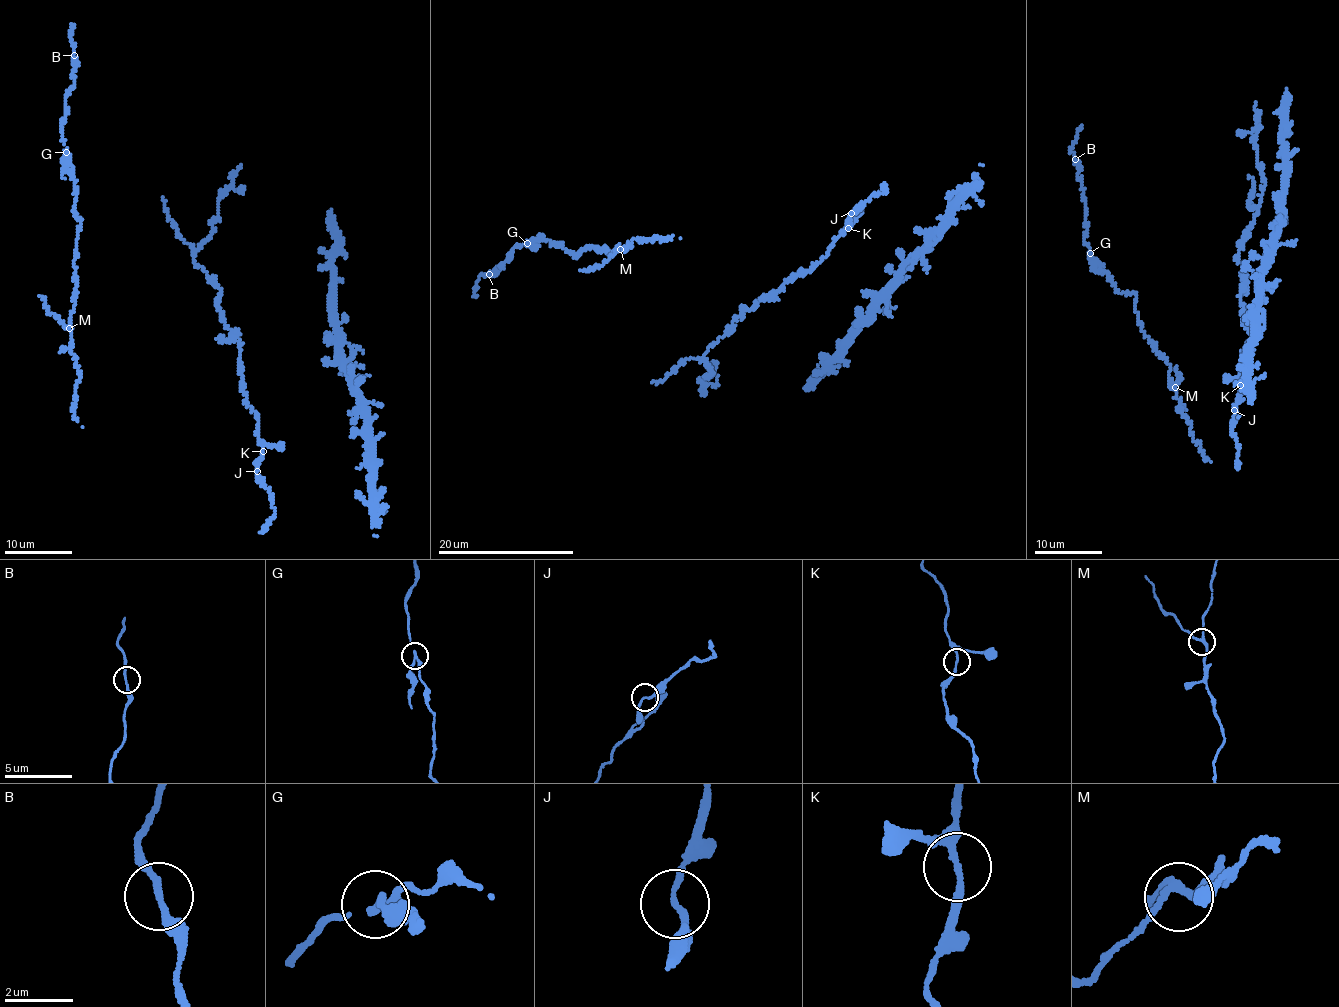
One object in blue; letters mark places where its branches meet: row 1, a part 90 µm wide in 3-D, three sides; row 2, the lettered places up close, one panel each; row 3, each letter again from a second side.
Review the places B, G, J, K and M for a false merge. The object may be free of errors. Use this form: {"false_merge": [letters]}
{"false_merge": ["G"]}

